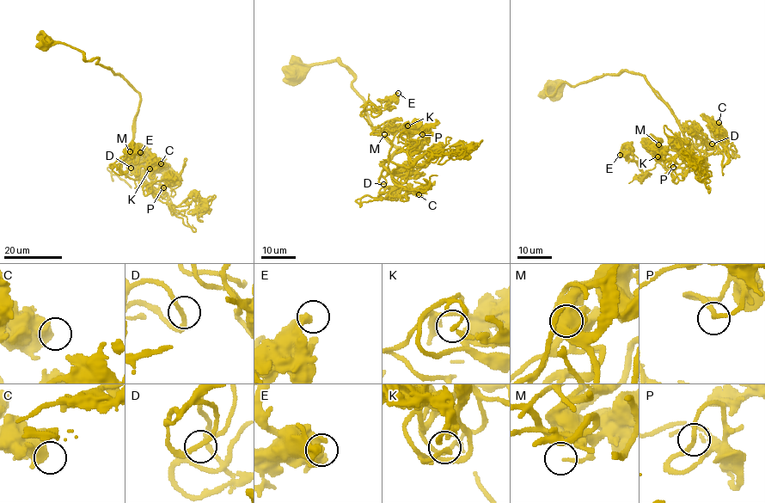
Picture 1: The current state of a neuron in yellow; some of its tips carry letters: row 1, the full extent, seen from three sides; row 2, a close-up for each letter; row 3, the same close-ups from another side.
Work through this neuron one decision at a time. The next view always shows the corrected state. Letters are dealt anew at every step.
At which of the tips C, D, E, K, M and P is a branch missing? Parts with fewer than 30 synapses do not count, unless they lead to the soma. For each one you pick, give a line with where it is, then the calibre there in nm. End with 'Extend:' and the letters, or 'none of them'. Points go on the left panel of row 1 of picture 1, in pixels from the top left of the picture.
Extend: none of them

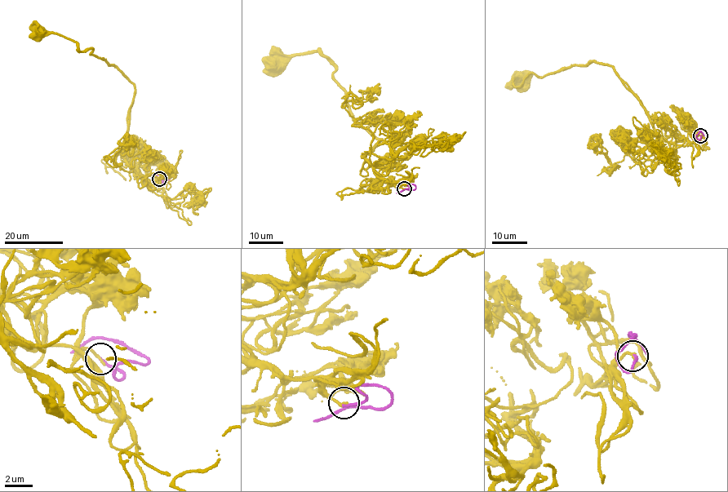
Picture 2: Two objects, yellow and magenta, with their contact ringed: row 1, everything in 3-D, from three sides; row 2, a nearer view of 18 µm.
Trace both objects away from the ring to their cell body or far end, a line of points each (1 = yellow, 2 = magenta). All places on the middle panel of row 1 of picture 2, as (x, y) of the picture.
1: (404, 188), (365, 159), (381, 139), (355, 119), (321, 50), (273, 57), (272, 64)
2: (404, 188), (409, 187), (408, 183), (415, 187), (397, 192)

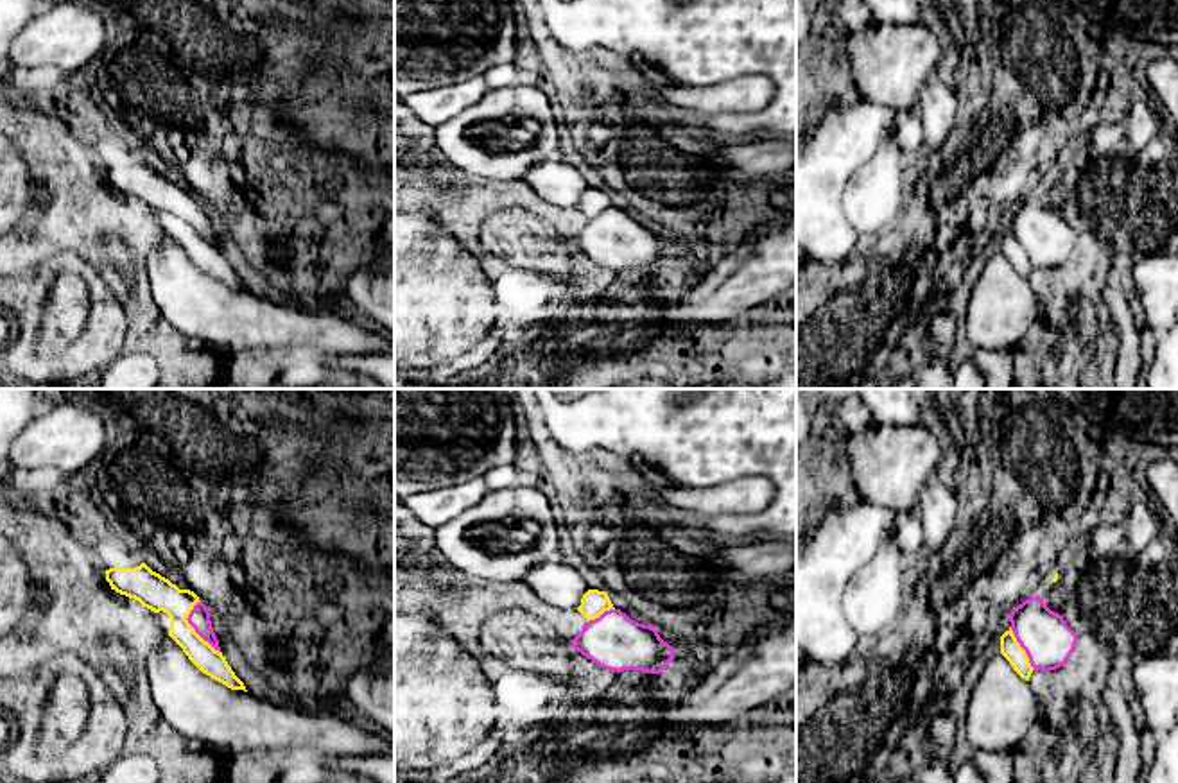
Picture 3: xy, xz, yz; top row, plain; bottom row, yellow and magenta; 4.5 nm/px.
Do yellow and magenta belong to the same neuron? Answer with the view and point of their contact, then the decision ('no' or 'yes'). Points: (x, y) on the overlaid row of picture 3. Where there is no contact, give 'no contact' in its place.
contact xy (192, 628); yes

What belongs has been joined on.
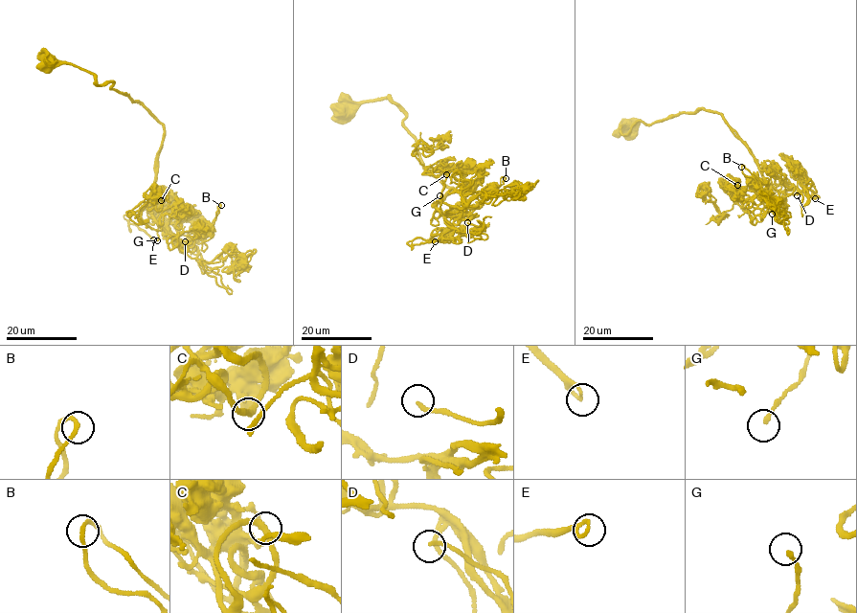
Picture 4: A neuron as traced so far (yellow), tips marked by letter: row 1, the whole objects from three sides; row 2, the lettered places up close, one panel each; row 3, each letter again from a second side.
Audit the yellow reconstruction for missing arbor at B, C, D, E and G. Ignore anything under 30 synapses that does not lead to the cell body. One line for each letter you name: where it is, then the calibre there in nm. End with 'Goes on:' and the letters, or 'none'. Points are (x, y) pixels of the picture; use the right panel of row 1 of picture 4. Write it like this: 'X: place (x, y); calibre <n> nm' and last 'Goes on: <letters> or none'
D: place (797, 195); calibre 190 nm
Goes on: D

